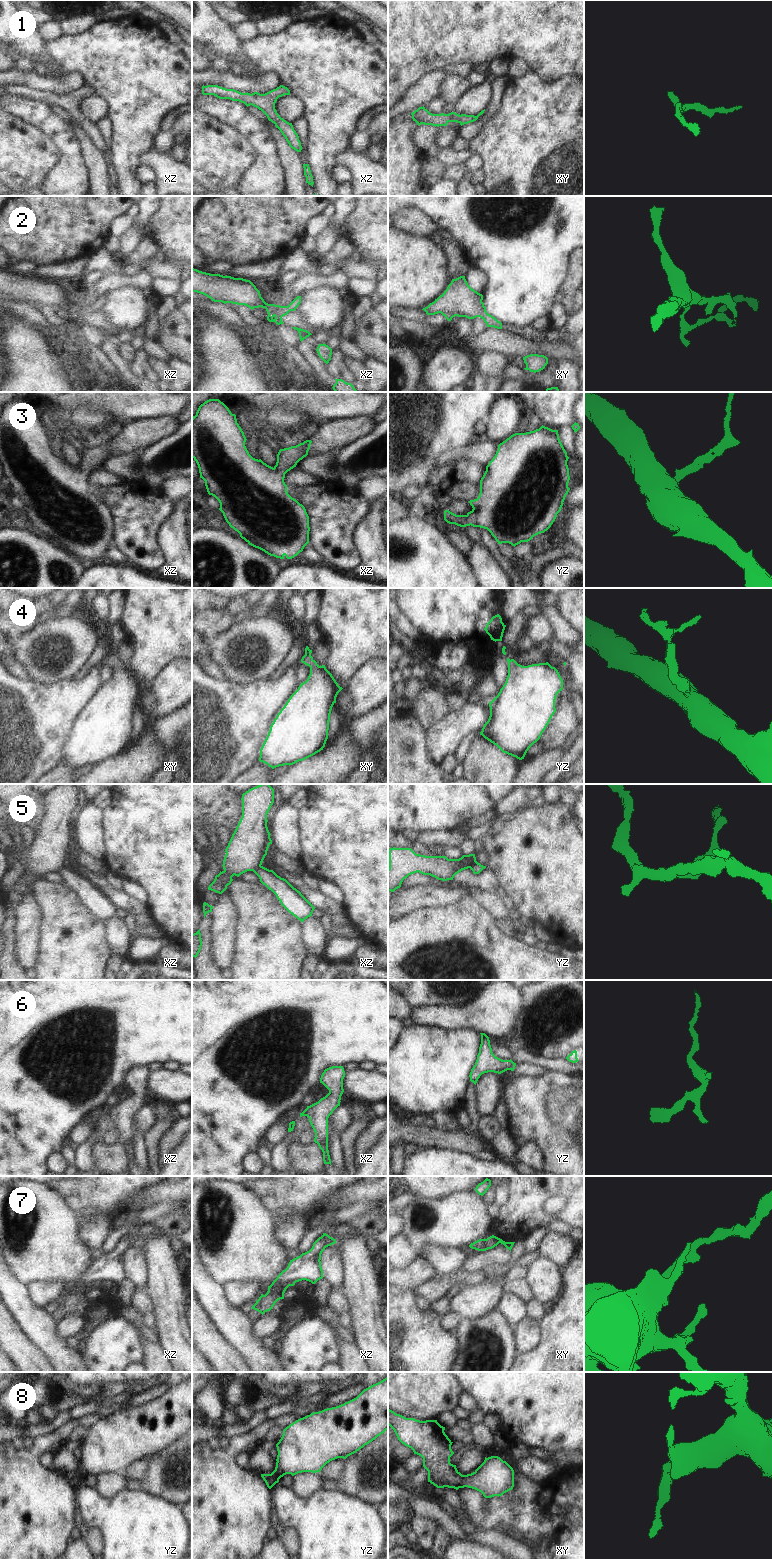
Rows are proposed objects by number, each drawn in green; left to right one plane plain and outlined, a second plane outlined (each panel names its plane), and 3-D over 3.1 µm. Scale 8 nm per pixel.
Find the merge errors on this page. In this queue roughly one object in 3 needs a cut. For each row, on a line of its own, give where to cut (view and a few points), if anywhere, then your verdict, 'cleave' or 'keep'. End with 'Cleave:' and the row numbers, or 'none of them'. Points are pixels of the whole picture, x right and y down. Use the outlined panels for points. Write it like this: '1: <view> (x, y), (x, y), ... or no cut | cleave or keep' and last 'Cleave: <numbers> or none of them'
1: no cut | keep
2: no cut | keep
3: no cut | keep
4: no cut | keep
5: xz (260, 865), (253, 871) | cleave
6: no cut | keep
7: no cut | keep
8: no cut | keep
Cleave: 5

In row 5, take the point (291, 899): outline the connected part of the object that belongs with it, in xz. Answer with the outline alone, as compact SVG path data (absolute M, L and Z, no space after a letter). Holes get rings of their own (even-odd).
M259 866L253 872L260 882L276 895L281 905L298 920L304 922L312 916L315 907L286 879L263 866Z

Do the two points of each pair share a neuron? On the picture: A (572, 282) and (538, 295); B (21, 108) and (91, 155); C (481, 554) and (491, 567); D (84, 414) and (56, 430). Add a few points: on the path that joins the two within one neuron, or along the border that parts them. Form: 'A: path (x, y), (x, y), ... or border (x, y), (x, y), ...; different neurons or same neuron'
A: border (570, 262), (570, 273), (556, 301); different neurons
B: border (72, 128), (79, 142), (84, 166), (87, 171); different neurons
C: path (481, 557), (488, 564); same neuron
D: border (50, 409), (53, 418), (61, 425); different neurons

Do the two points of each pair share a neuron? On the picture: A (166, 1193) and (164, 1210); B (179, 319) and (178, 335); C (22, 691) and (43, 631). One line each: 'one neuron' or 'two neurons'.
A: two neurons
B: one neuron
C: two neurons

